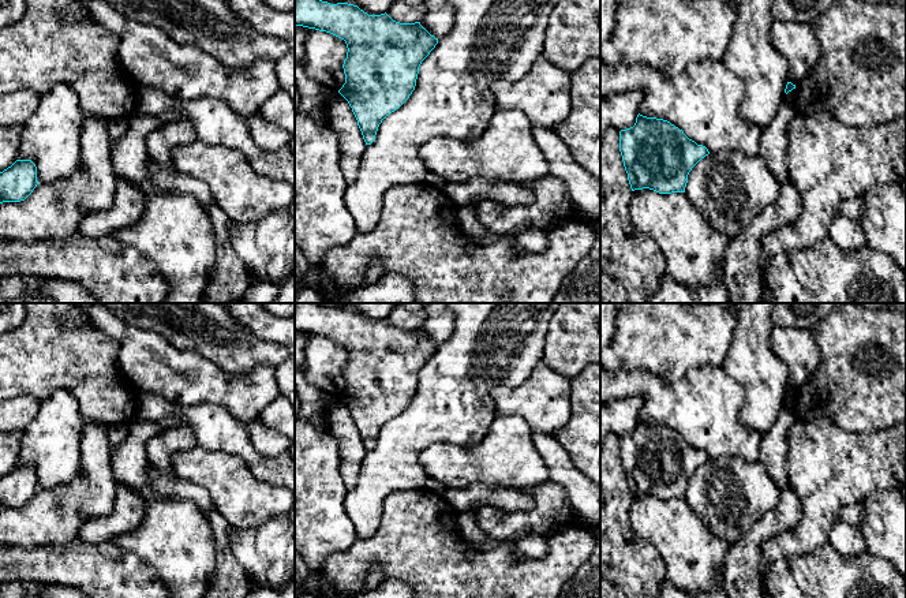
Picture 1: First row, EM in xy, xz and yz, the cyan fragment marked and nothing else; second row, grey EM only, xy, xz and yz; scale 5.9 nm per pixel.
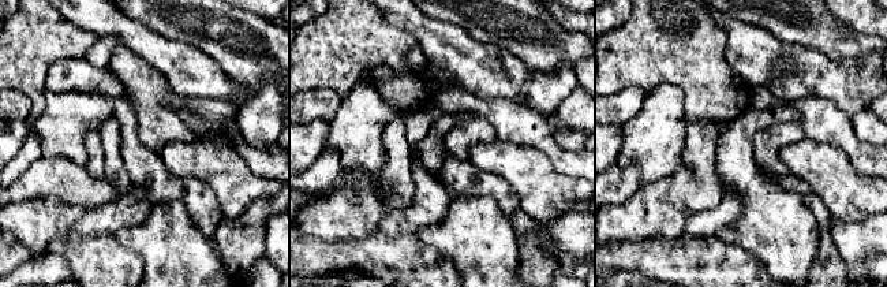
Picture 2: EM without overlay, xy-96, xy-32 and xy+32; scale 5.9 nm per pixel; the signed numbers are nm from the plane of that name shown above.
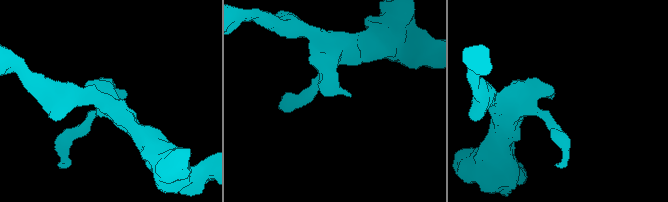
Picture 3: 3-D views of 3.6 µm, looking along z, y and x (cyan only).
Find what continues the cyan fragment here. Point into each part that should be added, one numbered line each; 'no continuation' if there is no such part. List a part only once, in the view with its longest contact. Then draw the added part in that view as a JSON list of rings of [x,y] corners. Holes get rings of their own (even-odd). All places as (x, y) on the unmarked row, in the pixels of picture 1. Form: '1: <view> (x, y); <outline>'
no continuation

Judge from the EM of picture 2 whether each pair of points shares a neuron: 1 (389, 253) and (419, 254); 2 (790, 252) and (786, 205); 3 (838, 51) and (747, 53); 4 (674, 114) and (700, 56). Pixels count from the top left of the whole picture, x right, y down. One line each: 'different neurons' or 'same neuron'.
1: same neuron
2: same neuron
3: different neurons
4: different neurons

